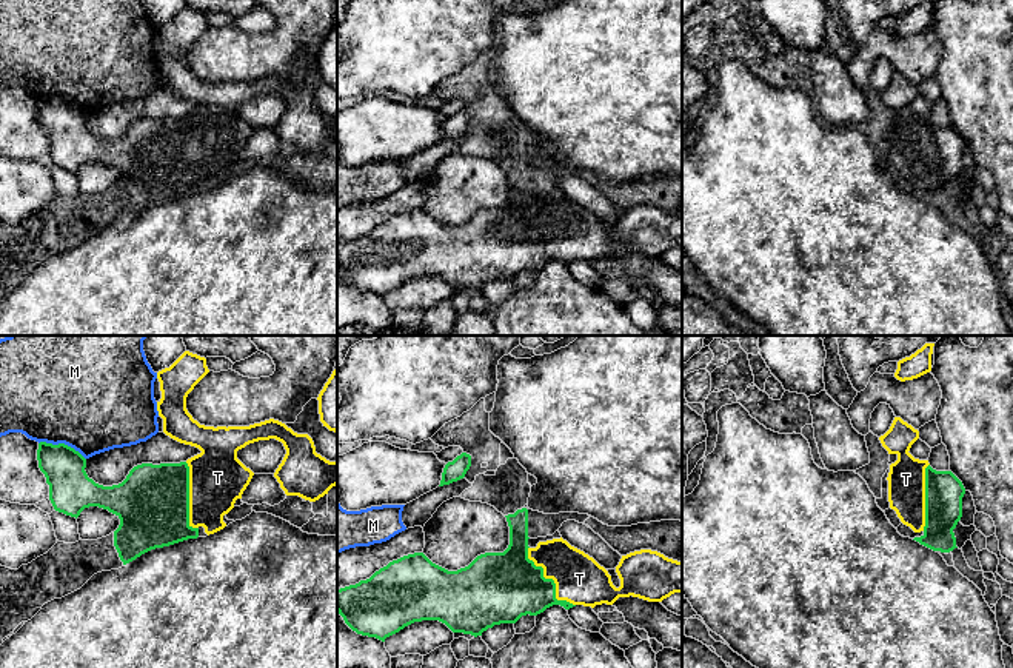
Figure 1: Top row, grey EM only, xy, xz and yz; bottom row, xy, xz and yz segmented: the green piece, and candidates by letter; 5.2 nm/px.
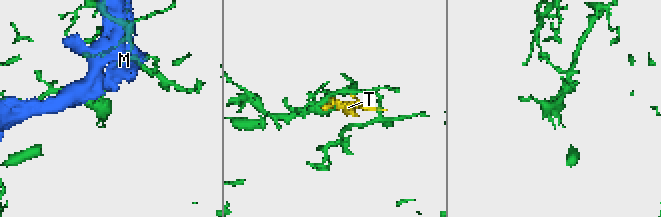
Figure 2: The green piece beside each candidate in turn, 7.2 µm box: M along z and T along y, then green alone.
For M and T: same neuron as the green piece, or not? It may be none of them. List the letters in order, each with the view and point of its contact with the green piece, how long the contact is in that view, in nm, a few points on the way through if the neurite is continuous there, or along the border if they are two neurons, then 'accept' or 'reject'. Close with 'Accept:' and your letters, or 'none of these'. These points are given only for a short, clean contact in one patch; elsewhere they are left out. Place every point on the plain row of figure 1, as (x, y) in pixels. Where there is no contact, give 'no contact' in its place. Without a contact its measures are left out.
M: meets green in xy at (62, 99); contact 260 nm long; reject
T: meets green in xz at (550, 234); contact 400 nm long; accept
Accept: T

